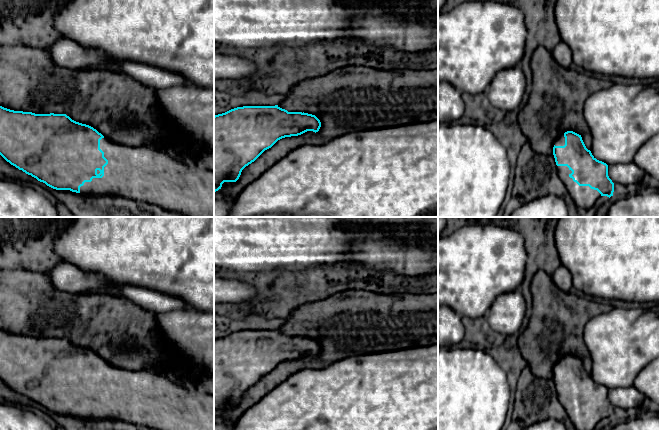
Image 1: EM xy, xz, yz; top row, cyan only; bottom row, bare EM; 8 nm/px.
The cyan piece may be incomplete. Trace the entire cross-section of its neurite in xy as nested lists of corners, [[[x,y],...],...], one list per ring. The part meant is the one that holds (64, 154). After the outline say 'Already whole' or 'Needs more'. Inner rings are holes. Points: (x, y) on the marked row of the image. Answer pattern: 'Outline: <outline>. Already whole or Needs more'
Outline: [[[0,106],[0,155],[19,170],[56,190],[70,190],[85,196],[119,195],[155,204],[186,217],[214,217],[214,172],[201,170],[154,148],[114,143],[93,127],[76,122],[66,114],[35,114]]]. Needs more

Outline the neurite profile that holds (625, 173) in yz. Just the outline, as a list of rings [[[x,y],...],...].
[[[635,162],[612,164],[608,166],[608,176],[614,184],[629,186],[638,184],[646,175],[645,171],[637,166]]]

